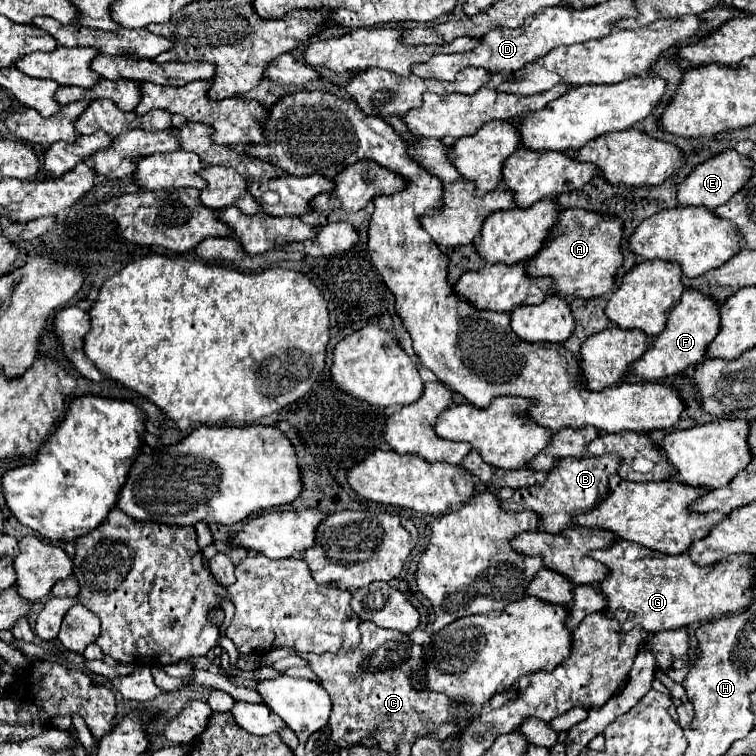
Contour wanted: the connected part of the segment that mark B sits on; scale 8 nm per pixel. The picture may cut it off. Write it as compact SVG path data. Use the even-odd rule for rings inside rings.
M615 455L583 457L583 459L567 457L549 471L551 475L547 475L545 483L521 489L523 499L529 505L529 509L539 515L539 519L543 523L541 531L561 533L563 529L573 525L573 519L579 513L595 509L597 501L603 501L603 497L609 495L609 477L617 475L617 471L619 471L619 457L615 457Z

